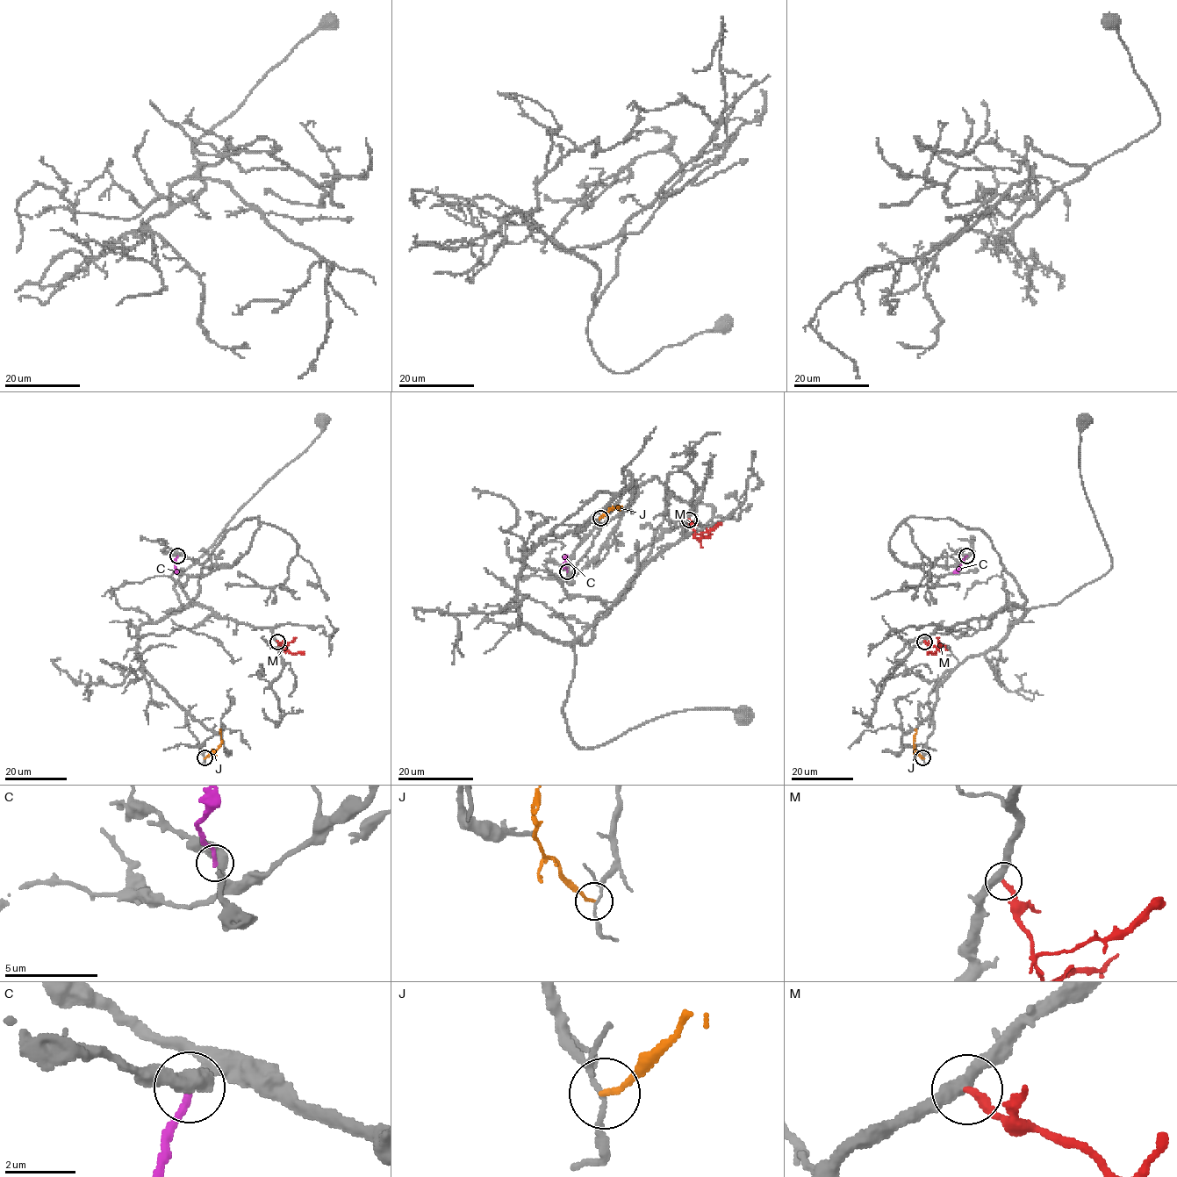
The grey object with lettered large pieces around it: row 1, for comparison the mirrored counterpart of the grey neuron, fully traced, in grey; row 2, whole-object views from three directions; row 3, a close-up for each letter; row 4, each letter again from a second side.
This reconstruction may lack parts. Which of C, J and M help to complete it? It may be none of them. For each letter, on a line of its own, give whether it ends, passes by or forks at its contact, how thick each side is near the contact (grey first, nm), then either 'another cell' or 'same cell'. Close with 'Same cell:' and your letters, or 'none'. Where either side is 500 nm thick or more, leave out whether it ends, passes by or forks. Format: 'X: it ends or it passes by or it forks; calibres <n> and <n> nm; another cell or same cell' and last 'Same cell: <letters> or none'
C: it ends; calibres 480 and 200 nm; another cell
J: it ends; calibres 120 and 140 nm; another cell
M: it ends; calibres 380 and 240 nm; same cell
Same cell: M

